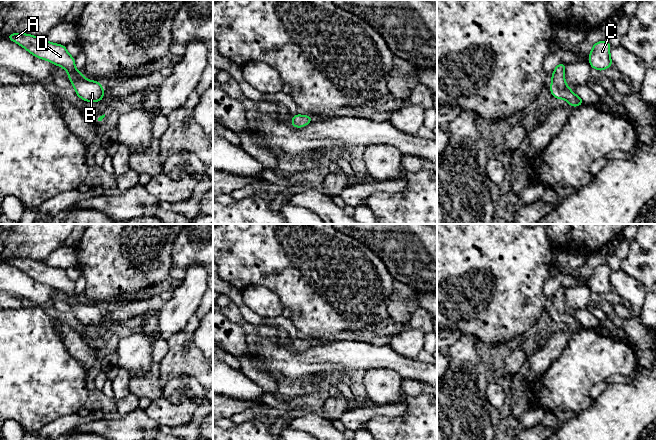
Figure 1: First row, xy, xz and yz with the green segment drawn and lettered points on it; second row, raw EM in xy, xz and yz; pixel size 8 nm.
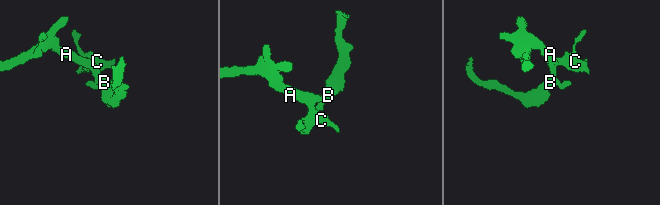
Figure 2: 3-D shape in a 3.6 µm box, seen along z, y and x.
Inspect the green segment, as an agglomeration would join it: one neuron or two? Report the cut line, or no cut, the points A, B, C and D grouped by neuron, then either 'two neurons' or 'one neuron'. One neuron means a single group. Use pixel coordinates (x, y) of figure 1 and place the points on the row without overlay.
cut none; groups A B C D; one neuron

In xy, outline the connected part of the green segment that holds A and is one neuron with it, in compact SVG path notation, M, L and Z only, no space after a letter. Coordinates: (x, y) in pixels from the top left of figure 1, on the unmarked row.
M25 257L8 258L6 263L16 266L35 281L65 293L76 319L83 325L99 326L104 324L103 318L106 314L102 312L99 305L86 303L76 293L75 282L67 276L65 269L51 267L45 262Z

